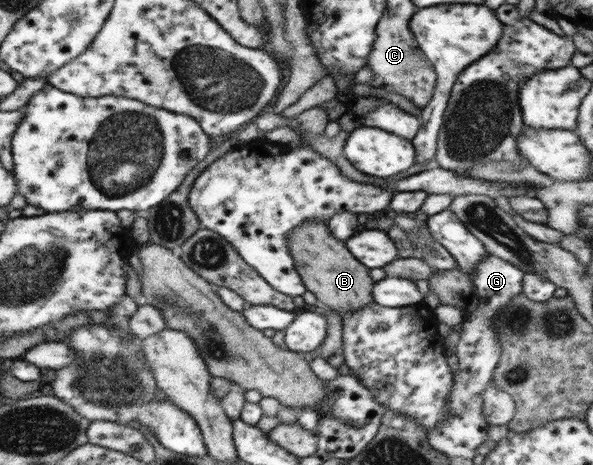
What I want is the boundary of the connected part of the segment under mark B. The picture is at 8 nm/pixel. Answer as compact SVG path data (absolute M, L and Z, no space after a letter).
M315 219L305 221L287 236L287 246L295 260L295 269L303 280L306 291L315 294L317 304L343 319L344 316L375 303L372 295L375 282L369 277L370 269L353 257L343 241L331 235L327 222Z

